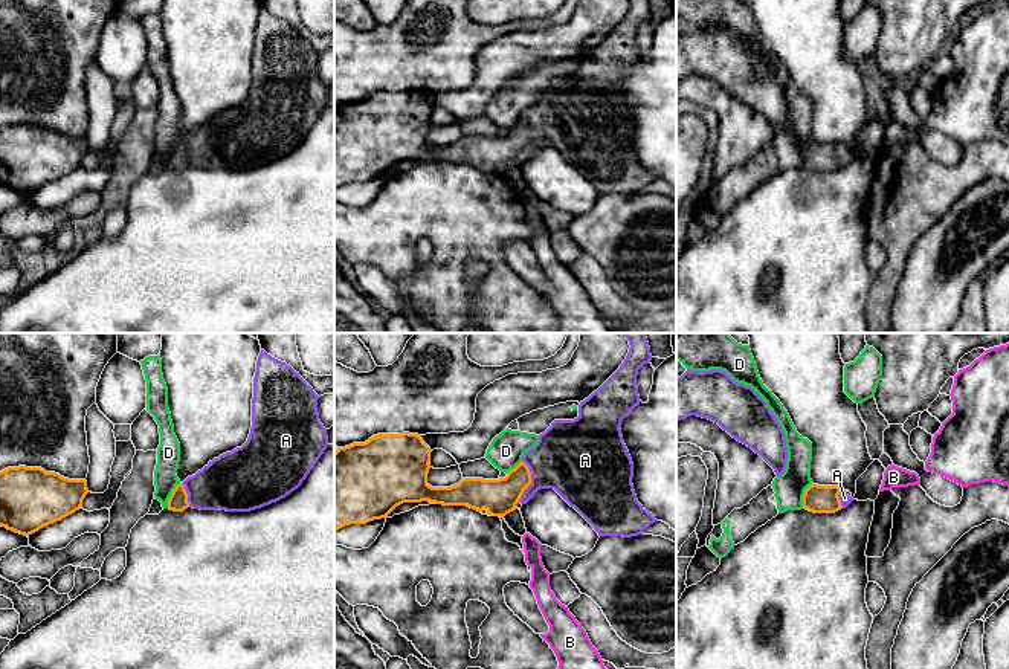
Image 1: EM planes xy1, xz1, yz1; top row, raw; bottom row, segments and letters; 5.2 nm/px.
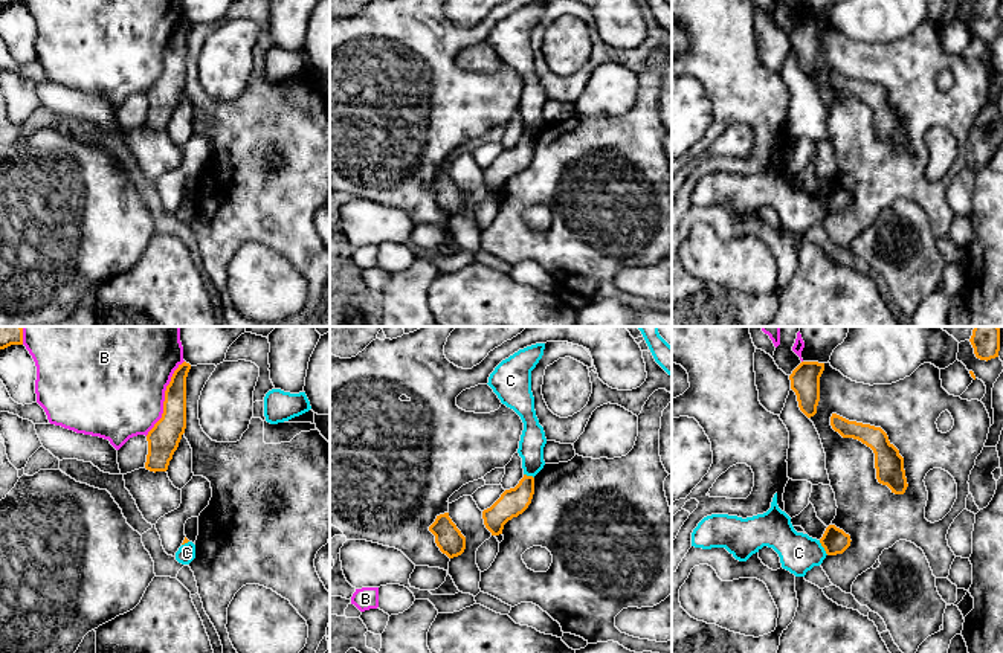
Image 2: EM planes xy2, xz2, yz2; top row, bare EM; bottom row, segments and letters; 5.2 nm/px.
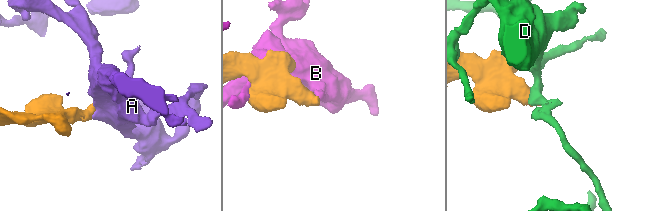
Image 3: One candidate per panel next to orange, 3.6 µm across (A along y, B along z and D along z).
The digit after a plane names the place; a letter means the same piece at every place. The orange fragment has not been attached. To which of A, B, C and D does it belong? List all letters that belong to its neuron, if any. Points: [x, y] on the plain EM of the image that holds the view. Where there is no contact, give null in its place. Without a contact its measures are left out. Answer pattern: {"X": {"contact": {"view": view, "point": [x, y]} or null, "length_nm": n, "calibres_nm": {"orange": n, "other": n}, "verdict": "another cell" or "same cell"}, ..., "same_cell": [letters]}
{"A": {"contact": {"view": "xz1", "point": [530, 139]}, "length_nm": 220, "calibres_nm": {"orange": 190, "other": 380}, "verdict": "same cell"}, "B": {"contact": {"view": "xy2", "point": [165, 57]}, "length_nm": 440, "calibres_nm": {"orange": 170, "other": 480}, "verdict": "another cell"}, "C": {"contact": {"view": "yz2", "point": [823, 205]}, "length_nm": 90, "calibres_nm": {"orange": 140, "other": 200}, "verdict": "another cell"}, "D": {"contact": {"view": "xy1", "point": [171, 153]}, "length_nm": 150, "calibres_nm": {"orange": 100, "other": 130}, "verdict": "another cell"}, "same_cell": ["A"]}

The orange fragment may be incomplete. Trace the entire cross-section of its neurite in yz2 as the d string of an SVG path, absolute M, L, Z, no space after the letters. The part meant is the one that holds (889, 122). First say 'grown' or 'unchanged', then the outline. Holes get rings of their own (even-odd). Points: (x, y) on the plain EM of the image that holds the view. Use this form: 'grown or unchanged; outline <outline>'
unchanged; outline M832 72L830 84L843 96L853 96L870 105L875 111L878 140L887 143L895 153L905 151L908 142L904 128L904 116L889 99L887 92L881 85L849 79L837 72Z

